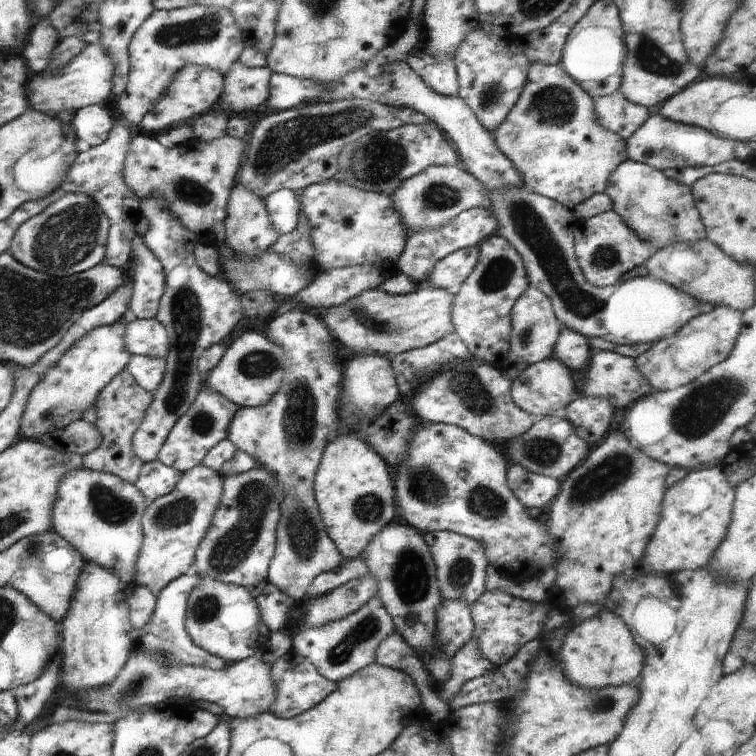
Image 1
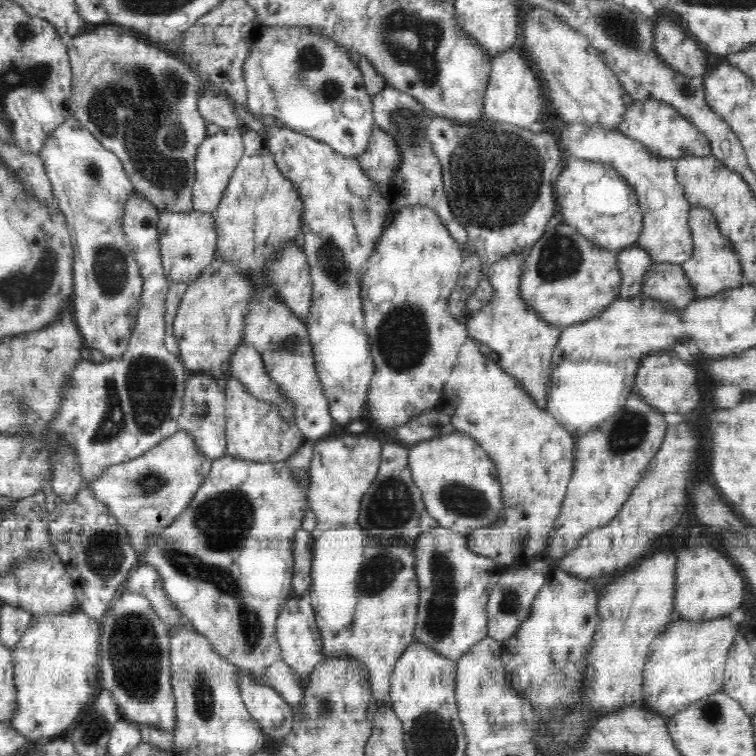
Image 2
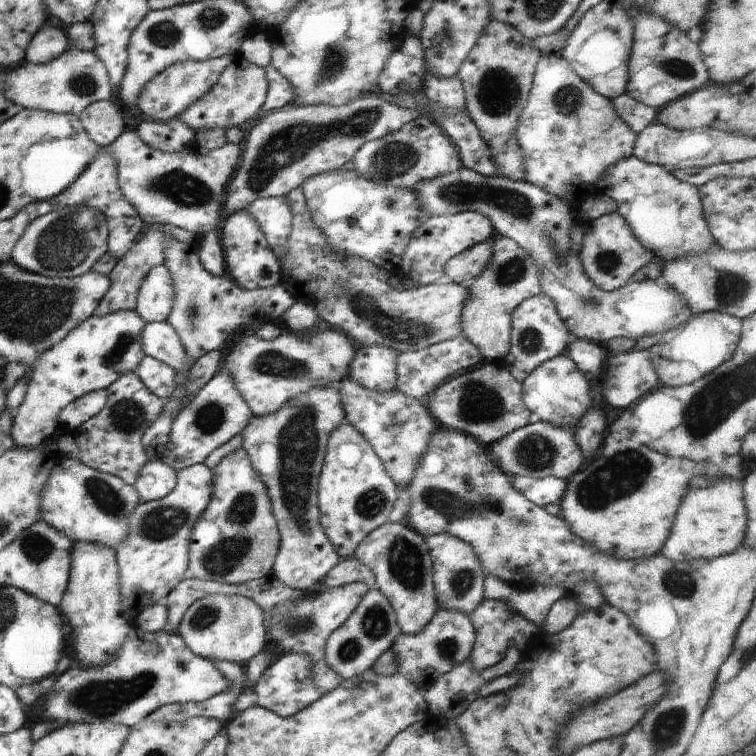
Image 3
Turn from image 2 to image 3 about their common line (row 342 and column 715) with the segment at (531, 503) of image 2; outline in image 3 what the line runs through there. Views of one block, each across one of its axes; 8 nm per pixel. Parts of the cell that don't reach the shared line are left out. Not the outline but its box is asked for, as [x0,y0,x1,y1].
[559,410,750,560]

